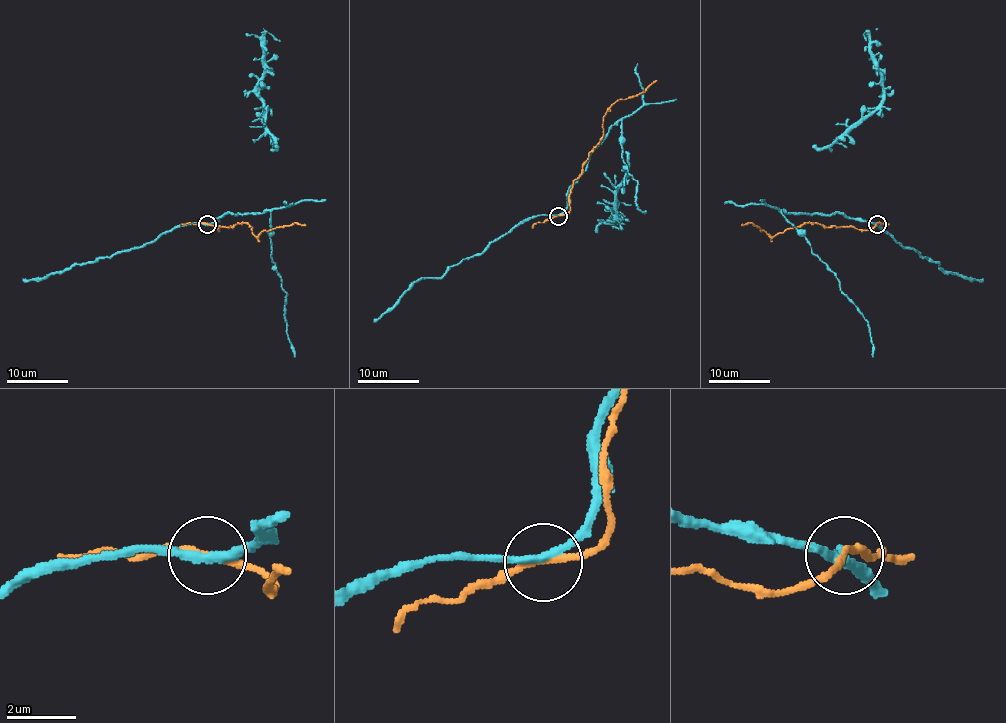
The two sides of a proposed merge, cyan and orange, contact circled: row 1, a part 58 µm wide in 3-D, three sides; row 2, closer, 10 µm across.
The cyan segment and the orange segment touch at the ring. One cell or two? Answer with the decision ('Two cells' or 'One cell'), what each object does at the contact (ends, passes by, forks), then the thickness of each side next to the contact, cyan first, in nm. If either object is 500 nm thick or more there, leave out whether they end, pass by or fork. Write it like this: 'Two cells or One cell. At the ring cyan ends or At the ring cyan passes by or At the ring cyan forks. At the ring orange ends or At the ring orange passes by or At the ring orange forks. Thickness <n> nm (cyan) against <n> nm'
Two cells. At the ring cyan passes by. At the ring orange passes by. Thickness 240 nm (cyan) against 150 nm

